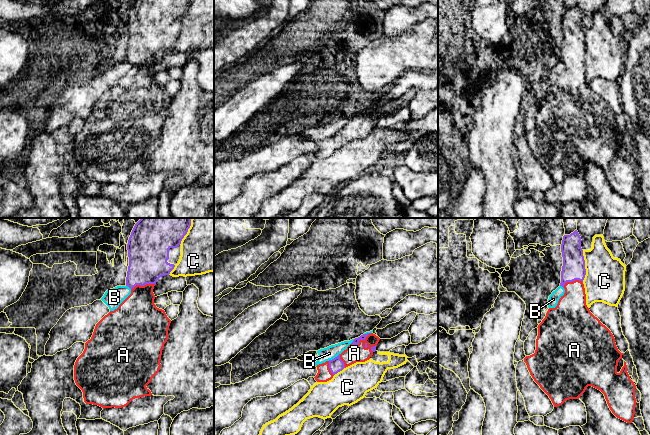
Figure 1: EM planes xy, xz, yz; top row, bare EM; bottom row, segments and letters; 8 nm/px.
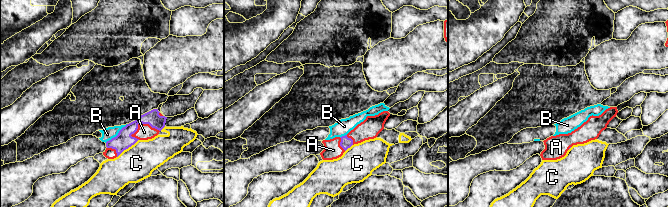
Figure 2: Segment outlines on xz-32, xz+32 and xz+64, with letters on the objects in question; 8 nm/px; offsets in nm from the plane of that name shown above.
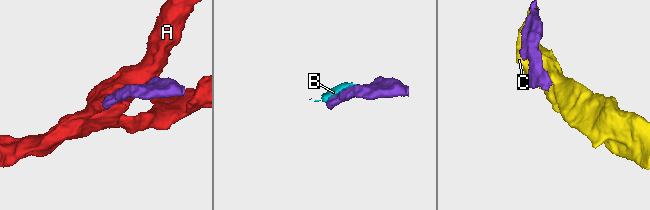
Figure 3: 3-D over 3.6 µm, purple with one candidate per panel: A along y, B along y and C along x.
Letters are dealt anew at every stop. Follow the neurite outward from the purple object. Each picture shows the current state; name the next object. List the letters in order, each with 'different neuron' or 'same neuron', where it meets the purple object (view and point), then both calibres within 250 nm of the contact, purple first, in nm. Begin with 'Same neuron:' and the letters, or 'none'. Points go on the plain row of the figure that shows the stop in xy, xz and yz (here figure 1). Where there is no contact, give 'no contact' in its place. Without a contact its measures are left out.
Same neuron: A
A: same neuron; meets purple in xy at (142, 61); 320 nm thick on the purple side, 320 nm on the other
B: different neuron; meets purple in xz at (334, 134); 120 nm thick on the purple side, 110 nm on the other
C: different neuron; meets purple in yz at (584, 42); 180 nm thick on the purple side, 320 nm on the other

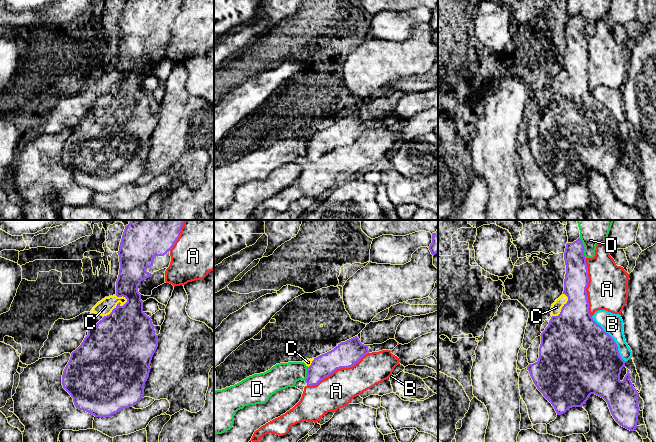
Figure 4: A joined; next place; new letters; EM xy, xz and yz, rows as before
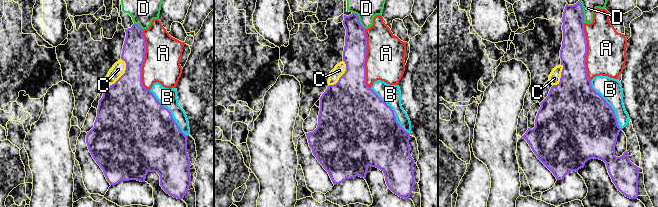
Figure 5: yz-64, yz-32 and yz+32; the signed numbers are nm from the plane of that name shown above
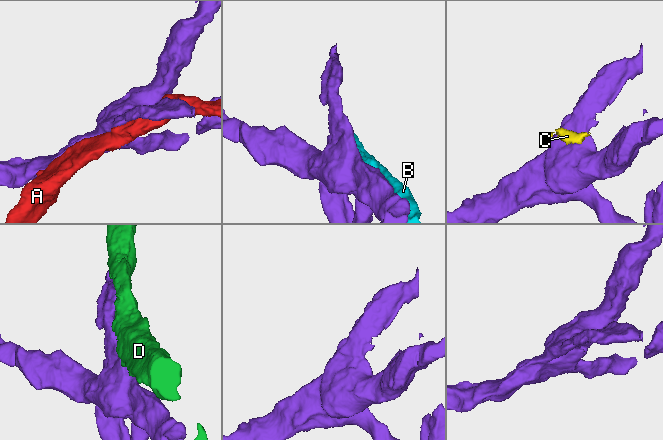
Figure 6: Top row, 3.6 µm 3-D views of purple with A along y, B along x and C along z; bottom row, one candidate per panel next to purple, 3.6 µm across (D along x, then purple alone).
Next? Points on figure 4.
Same neuron: none
A: different neuron; meets purple in xz at (337, 144); 200 nm thick on the purple side, 280 nm on the other
B: different neuron; meets purple in yz at (613, 115); 500 nm thick on the purple side, 160 nm on the other
C: different neuron; meets purple in xy at (116, 82); 440 nm thick on the purple side, 120 nm on the other
D: different neuron; meets purple in yz at (584, 24); 190 nm thick on the purple side, 180 nm on the other

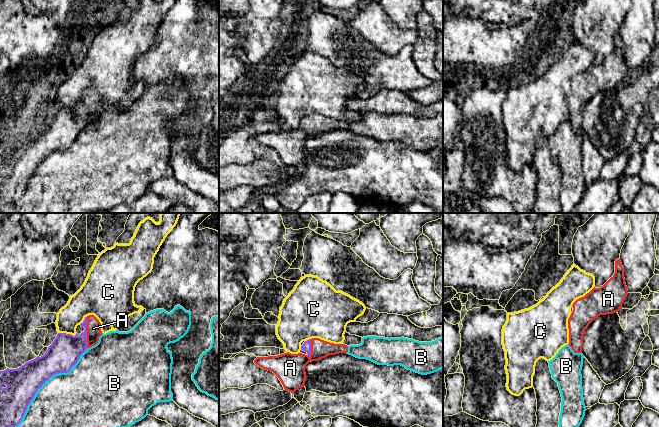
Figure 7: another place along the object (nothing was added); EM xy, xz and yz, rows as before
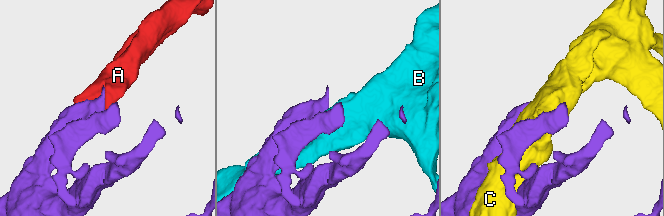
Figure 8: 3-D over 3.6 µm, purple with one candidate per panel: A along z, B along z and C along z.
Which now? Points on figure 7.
Same neuron: A
A: same neuron; meets purple in xy at (86, 108); 260 nm thick on the purple side, 110 nm on the other
B: different neuron; meets purple in xy at (46, 156); 260 nm thick on the purple side, 480 nm on the other
C: different neuron; meets purple in xy at (67, 110); 260 nm thick on the purple side, 200 nm on the other

